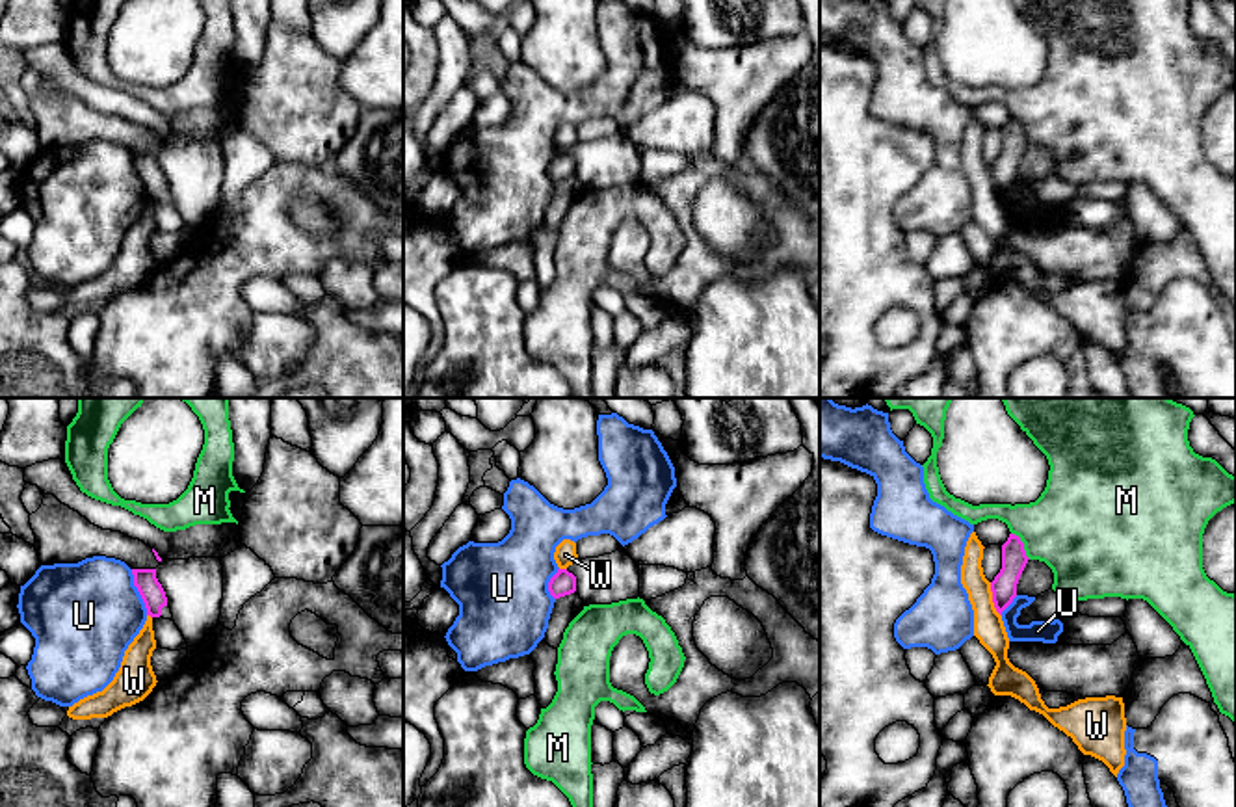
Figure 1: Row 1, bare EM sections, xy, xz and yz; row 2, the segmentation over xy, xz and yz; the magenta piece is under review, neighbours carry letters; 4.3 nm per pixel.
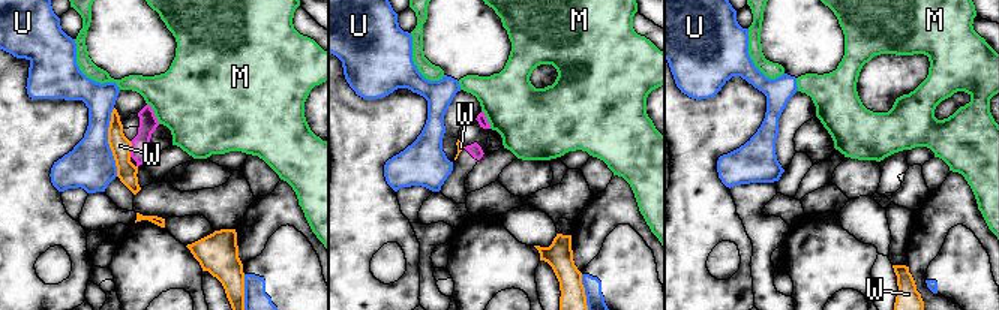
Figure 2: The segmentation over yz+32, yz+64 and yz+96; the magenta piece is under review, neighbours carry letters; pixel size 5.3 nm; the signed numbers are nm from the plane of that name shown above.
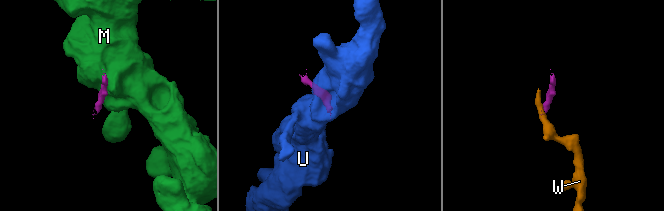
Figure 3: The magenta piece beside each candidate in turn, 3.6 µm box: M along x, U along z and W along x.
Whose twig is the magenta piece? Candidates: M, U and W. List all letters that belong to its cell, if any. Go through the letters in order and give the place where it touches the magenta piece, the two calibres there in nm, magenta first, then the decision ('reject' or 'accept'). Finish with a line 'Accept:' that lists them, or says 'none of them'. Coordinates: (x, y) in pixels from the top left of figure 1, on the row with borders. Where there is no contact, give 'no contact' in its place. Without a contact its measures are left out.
M: meets magenta in yz at (1023, 545); 110 nm thick on the magenta side, 420 nm on the other; reject
U: meets magenta in xy at (138, 590); 100 nm thick on the magenta side, 460 nm on the other; reject
W: meets magenta in yz at (993, 599); 110 nm thick on the magenta side, 130 nm on the other; reject
Accept: none of them

